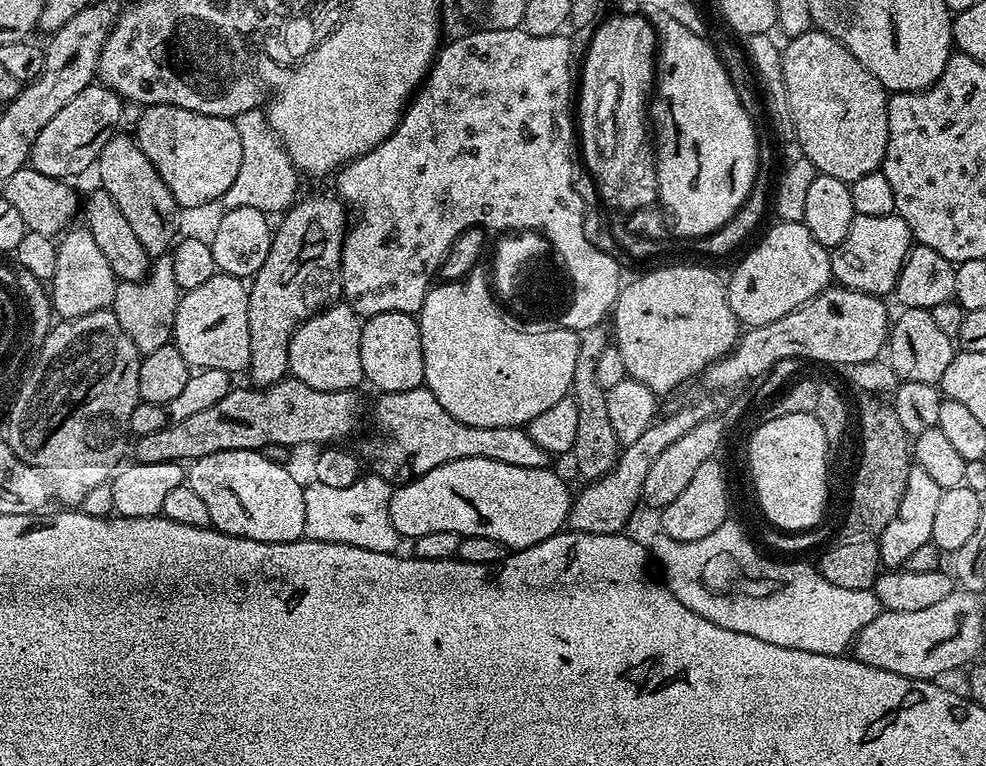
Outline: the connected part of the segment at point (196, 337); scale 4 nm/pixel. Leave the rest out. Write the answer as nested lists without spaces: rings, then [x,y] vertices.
[[[218,274],[202,282],[202,286],[187,289],[181,295],[176,307],[176,317],[172,327],[171,343],[176,345],[178,354],[186,358],[189,369],[226,370],[230,374],[243,373],[250,362],[250,318],[248,317],[248,288],[238,277]]]

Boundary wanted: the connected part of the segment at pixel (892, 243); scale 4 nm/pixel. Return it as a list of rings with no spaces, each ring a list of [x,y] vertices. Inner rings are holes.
[[[870,214],[856,215],[854,222],[850,222],[850,234],[842,238],[839,246],[831,249],[833,281],[856,292],[887,297],[887,292],[888,295],[895,293],[898,276],[913,246],[910,226],[906,226],[900,216],[870,218]]]

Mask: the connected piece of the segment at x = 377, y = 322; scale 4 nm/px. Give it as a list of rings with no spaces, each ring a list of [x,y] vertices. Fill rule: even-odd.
[[[387,312],[369,316],[360,325],[360,353],[364,380],[372,383],[377,393],[405,392],[424,384],[424,359],[422,358],[422,334],[420,321],[410,312]]]

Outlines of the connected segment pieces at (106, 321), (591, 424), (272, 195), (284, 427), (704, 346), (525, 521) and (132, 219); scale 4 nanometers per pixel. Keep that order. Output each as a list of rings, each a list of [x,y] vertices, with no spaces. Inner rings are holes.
[[[103,308],[94,314],[82,314],[82,318],[70,318],[69,320],[60,320],[53,323],[48,336],[41,343],[41,350],[37,353],[36,358],[36,369],[28,391],[26,391],[25,396],[20,396],[20,405],[6,413],[6,420],[8,420],[6,439],[10,450],[14,450],[14,454],[18,454],[18,458],[22,458],[22,462],[40,469],[47,476],[55,499],[57,496],[64,503],[61,505],[79,506],[82,498],[86,498],[87,491],[94,490],[94,486],[99,484],[109,483],[110,477],[117,471],[118,465],[121,463],[119,460],[123,458],[124,451],[127,448],[129,451],[130,433],[128,423],[130,422],[130,414],[134,414],[134,406],[141,401],[138,394],[138,370],[140,369],[142,354],[134,346],[134,342],[130,342],[130,338],[126,338],[122,326],[118,326],[116,315],[111,310]]]
[[[605,323],[594,326],[587,334],[581,335],[570,389],[571,395],[578,402],[577,438],[572,447],[572,458],[579,474],[584,477],[582,479],[588,482],[604,476],[616,464],[622,448],[617,442],[617,436],[614,434],[614,428],[607,413],[607,391],[597,384],[596,370],[599,355],[609,347],[609,344],[610,330]]]
[[[260,108],[246,110],[234,116],[232,121],[241,139],[242,159],[234,183],[222,198],[224,206],[227,209],[256,208],[265,214],[280,214],[287,211],[297,199],[300,176],[288,152],[269,126],[265,111]]]
[[[295,378],[279,380],[266,389],[247,387],[233,387],[226,398],[183,422],[154,430],[154,434],[135,437],[135,463],[191,462],[222,450],[260,450],[267,443],[326,446],[343,441],[340,439],[350,435],[360,420],[361,393],[356,390],[323,392]]]
[[[672,264],[629,284],[627,281],[610,316],[614,346],[626,362],[628,376],[657,394],[672,392],[695,376],[697,379],[709,364],[732,351],[742,332],[740,321],[730,310],[722,276],[720,280],[718,273],[696,264]]]
[[[462,458],[458,462],[446,462],[415,480],[393,487],[390,522],[394,522],[394,530],[402,538],[425,536],[434,530],[450,530],[461,538],[494,538],[494,542],[502,542],[510,550],[529,548],[561,531],[567,525],[568,512],[572,509],[573,493],[568,493],[567,482],[552,471],[551,467],[506,466],[506,462],[494,462],[490,458]]]
[[[113,135],[100,151],[100,159],[94,165],[94,172],[100,175],[99,187],[108,192],[110,198],[114,198],[114,202],[118,202],[118,210],[122,210],[126,222],[130,222],[138,242],[142,242],[149,257],[165,255],[178,236],[176,233],[178,205],[174,194],[170,194],[166,182],[162,182],[158,170],[154,170],[150,158],[146,158],[146,154],[135,139],[131,135]]]

